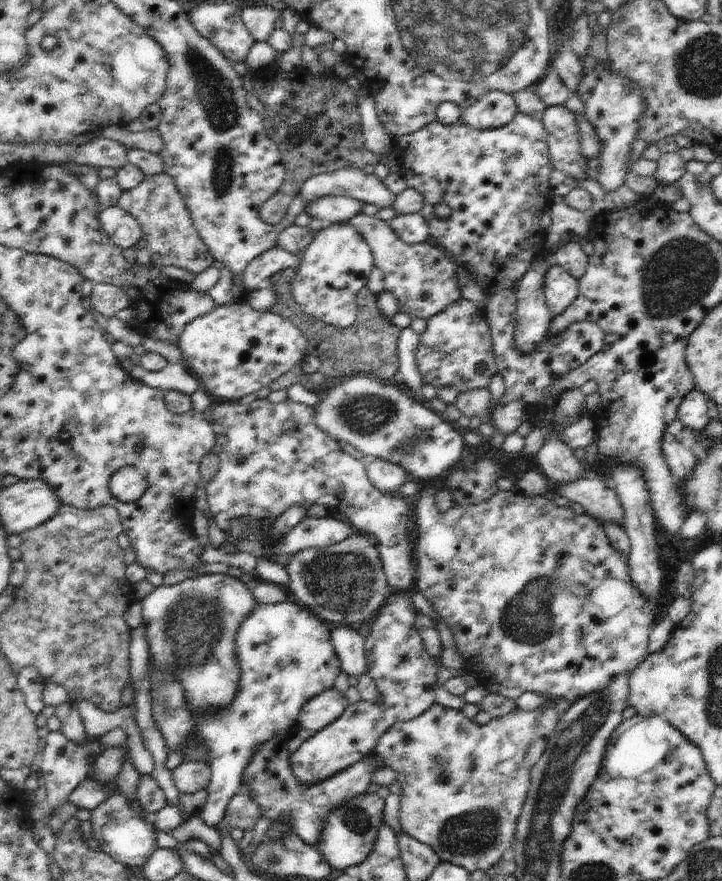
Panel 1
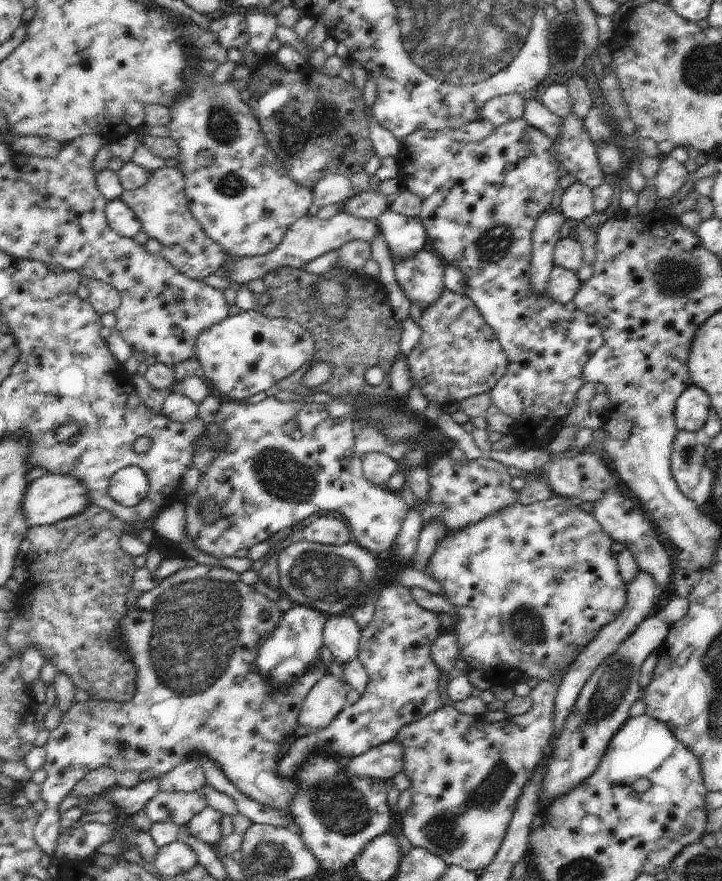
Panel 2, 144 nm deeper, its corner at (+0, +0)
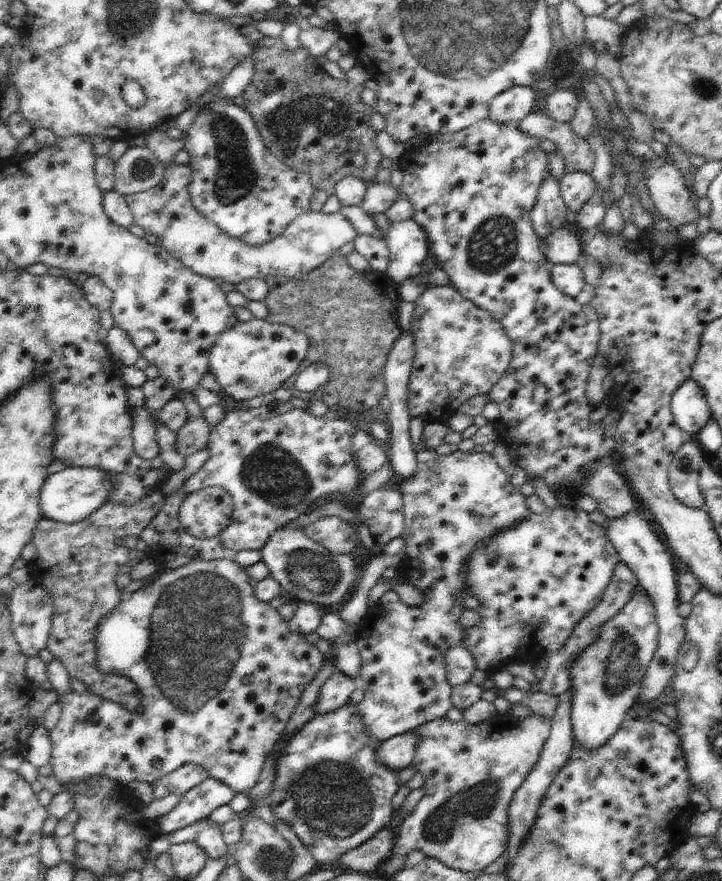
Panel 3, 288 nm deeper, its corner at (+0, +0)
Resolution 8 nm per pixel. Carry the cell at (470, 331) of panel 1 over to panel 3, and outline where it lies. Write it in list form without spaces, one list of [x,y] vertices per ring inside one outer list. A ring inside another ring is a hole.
[[[451,284],[447,286],[433,286],[423,290],[421,298],[415,302],[411,314],[411,334],[415,344],[415,356],[409,374],[409,414],[411,418],[423,418],[425,424],[429,422],[447,422],[461,404],[465,404],[473,396],[487,396],[495,382],[503,376],[511,362],[513,344],[507,338],[503,326],[493,320],[487,312],[477,308],[471,300],[461,296]]]

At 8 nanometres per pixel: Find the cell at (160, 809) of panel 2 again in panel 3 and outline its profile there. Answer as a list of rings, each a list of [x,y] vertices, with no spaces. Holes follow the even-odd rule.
[[[205,778],[191,792],[187,792],[183,798],[179,798],[179,802],[175,804],[173,810],[155,818],[155,822],[159,826],[159,834],[173,834],[199,820],[209,818],[209,814],[215,808],[229,804],[229,800],[233,796],[235,796],[235,792],[227,784],[223,784],[215,778]]]

